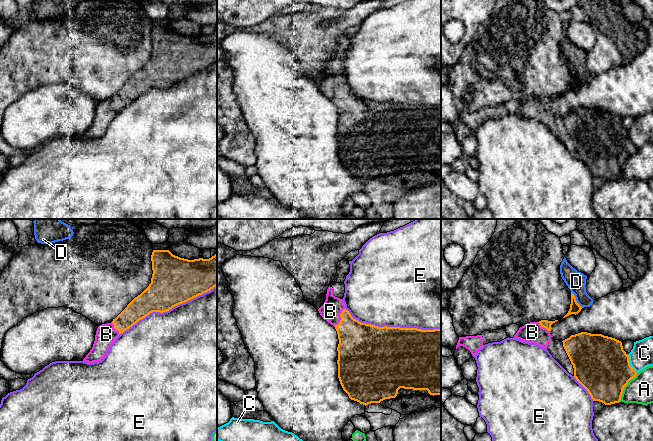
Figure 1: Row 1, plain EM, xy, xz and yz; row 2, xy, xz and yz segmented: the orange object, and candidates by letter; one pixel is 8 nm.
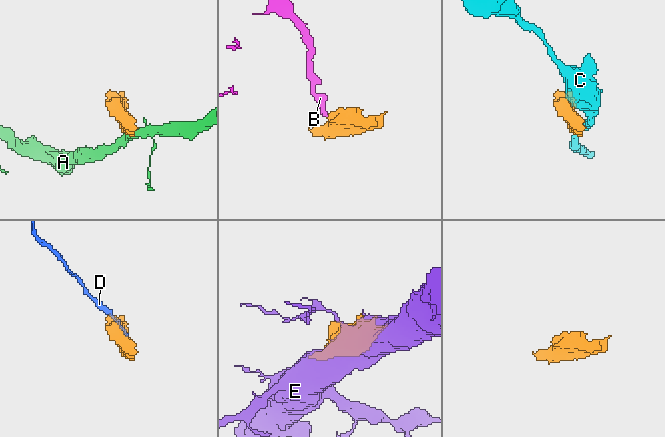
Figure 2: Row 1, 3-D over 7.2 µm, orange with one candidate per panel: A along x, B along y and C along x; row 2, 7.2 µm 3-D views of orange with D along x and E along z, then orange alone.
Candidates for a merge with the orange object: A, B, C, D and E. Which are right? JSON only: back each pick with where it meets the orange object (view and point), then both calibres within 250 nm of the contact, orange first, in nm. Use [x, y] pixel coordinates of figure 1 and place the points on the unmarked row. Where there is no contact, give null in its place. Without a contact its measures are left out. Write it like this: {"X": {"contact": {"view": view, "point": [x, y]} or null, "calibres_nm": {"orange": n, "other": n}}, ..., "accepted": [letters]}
{"B": {"contact": {"view": "xz", "point": [341, 94]}, "calibres_nm": {"orange": 340, "other": 160}}, "accepted": ["B"]}

